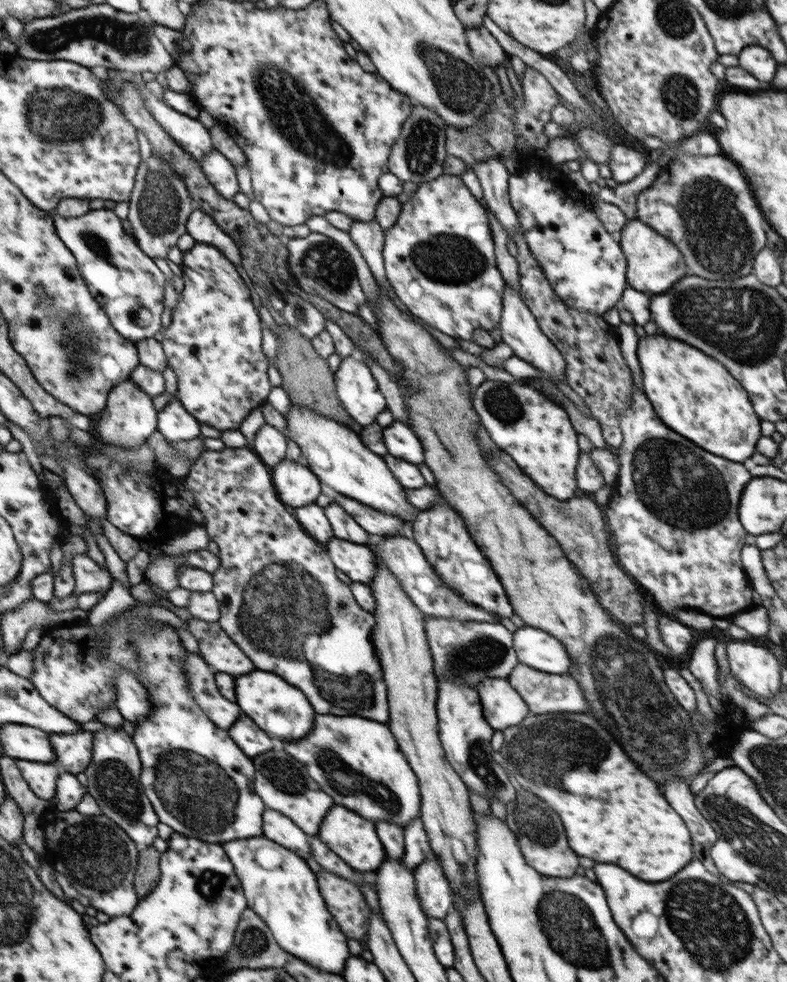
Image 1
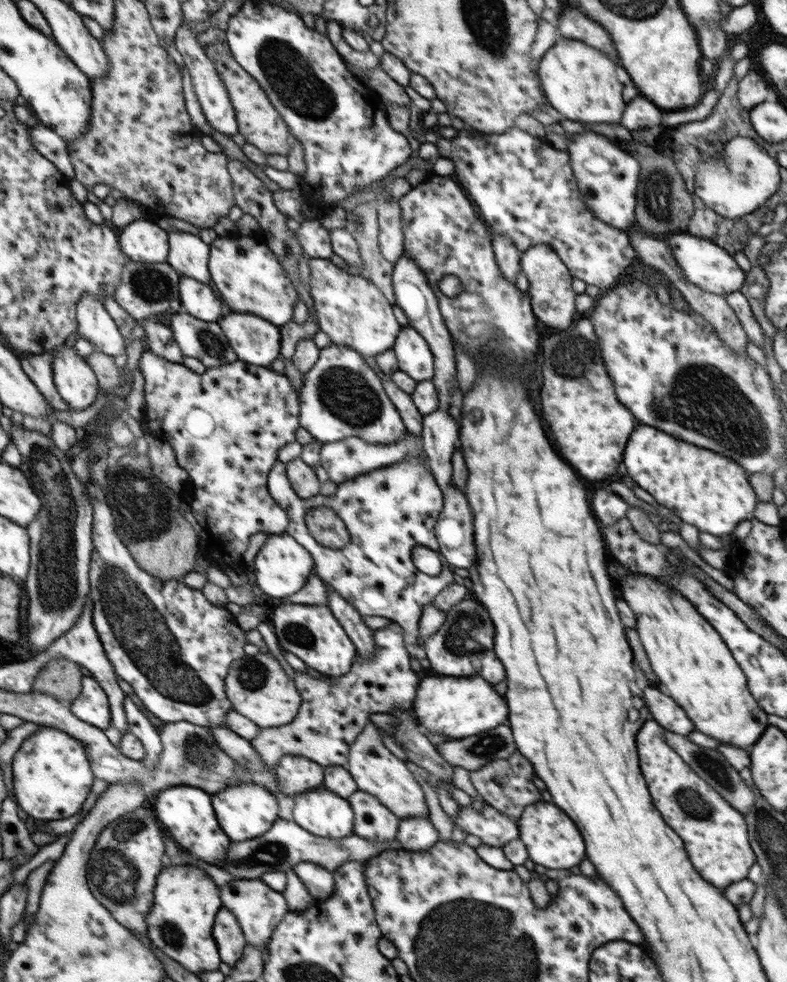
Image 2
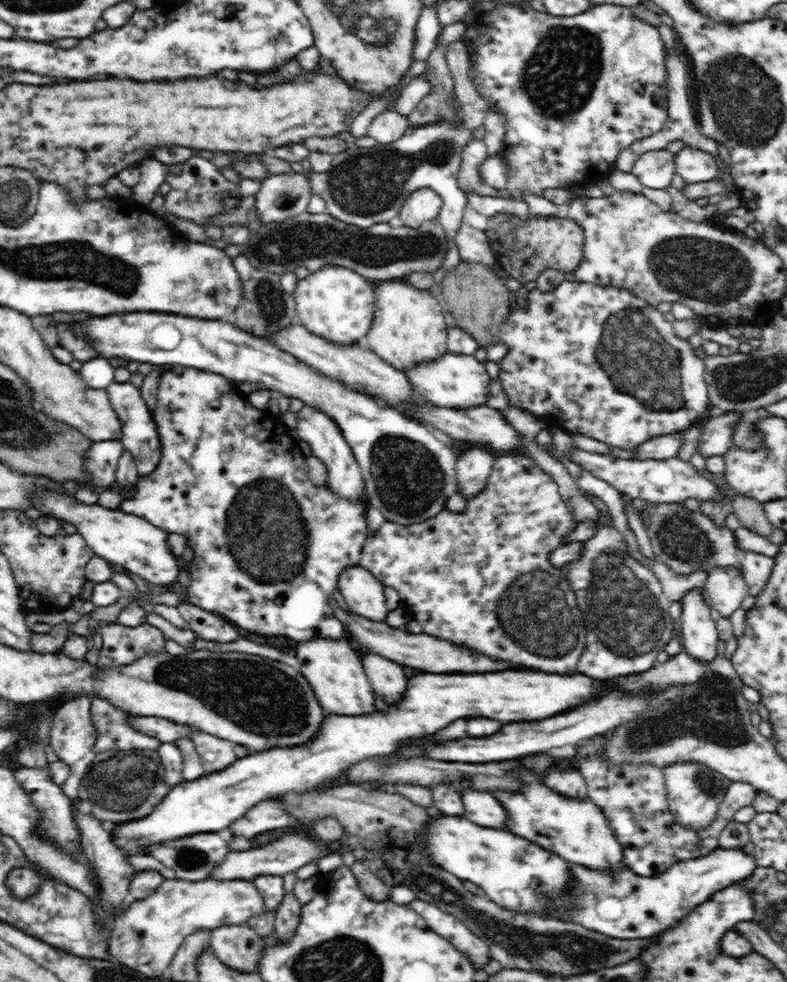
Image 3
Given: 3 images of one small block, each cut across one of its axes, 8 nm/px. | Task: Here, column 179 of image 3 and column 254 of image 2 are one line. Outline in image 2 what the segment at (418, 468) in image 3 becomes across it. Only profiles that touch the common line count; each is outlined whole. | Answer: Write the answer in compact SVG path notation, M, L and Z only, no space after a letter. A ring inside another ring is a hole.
M233 311L222 319L220 325L238 360L269 367L273 360L281 358L281 327L272 324L269 320L250 313Z

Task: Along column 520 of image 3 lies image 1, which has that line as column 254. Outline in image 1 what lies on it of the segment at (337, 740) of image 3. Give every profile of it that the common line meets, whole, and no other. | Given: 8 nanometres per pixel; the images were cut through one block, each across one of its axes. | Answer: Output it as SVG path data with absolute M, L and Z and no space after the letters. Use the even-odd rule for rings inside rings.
M250 672L246 676L238 678L238 704L242 704L242 710L270 736L280 738L284 742L300 740L304 738L312 726L314 726L314 710L308 702L308 698L294 686L290 686L280 676L274 676L270 672Z

